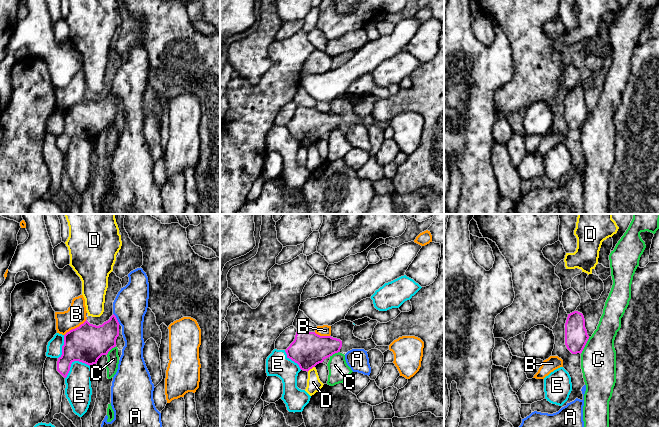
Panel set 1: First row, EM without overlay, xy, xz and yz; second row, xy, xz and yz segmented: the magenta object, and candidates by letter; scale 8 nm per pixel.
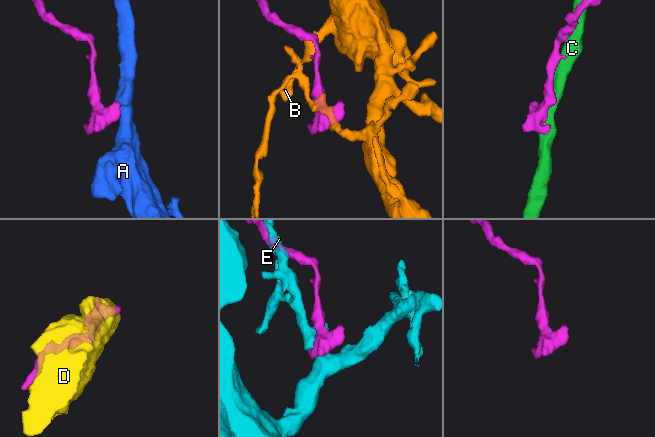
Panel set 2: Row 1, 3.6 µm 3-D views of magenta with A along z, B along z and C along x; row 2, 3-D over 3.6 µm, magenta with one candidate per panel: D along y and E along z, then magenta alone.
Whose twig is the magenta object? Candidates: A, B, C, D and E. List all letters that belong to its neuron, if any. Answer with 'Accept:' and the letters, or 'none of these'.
Accept: A

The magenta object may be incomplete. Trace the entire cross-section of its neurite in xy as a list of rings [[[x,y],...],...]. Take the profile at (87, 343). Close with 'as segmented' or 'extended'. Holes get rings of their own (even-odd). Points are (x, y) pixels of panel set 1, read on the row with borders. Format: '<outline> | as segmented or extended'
[[[142,268],[131,271],[128,277],[128,284],[121,288],[113,302],[113,315],[108,321],[96,326],[90,324],[86,319],[79,327],[64,335],[64,345],[62,355],[57,361],[57,371],[66,378],[74,361],[89,366],[96,364],[102,355],[107,355],[112,348],[116,347],[121,325],[125,346],[122,349],[118,369],[111,386],[111,406],[114,411],[114,419],[108,422],[106,415],[101,427],[162,427],[161,413],[156,409],[153,400],[155,387],[143,358],[145,345],[143,322],[149,299],[148,277]]] | extended

